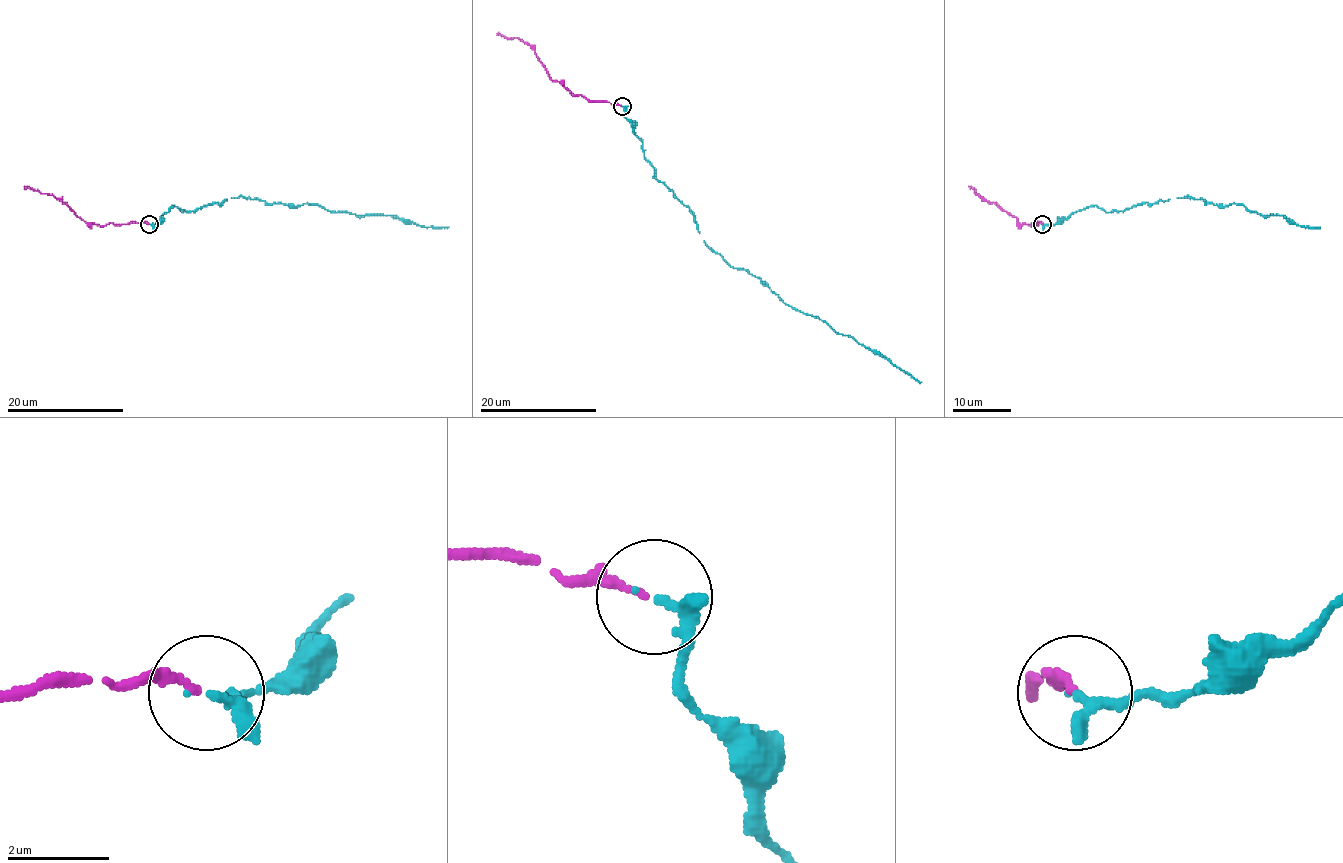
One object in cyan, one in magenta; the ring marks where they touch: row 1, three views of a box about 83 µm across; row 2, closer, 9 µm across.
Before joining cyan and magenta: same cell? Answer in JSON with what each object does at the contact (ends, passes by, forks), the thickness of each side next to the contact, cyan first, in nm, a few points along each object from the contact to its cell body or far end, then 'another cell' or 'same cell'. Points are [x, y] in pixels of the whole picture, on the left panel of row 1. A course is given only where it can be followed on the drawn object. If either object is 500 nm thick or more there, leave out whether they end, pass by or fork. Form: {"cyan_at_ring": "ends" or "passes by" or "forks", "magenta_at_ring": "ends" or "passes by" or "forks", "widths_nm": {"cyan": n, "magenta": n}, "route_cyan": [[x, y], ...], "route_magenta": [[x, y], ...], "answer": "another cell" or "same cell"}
{"cyan_at_ring": "passes by", "magenta_at_ring": "ends", "widths_nm": {"cyan": 130, "magenta": 160}, "route_cyan": [[150, 224], [173, 205], [182, 212], [196, 211], [243, 196], [449, 227]], "route_magenta": [[148, 224], [88, 224], [56, 198], [24, 186]], "answer": "same cell"}

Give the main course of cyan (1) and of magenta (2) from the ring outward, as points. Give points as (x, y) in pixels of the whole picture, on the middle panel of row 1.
1: (622, 106), (654, 176), (689, 208), (704, 242), (731, 267), (759, 278), (784, 303), (879, 351), (921, 382)
2: (621, 106), (572, 94), (553, 81), (529, 45), (517, 38), (497, 33)

